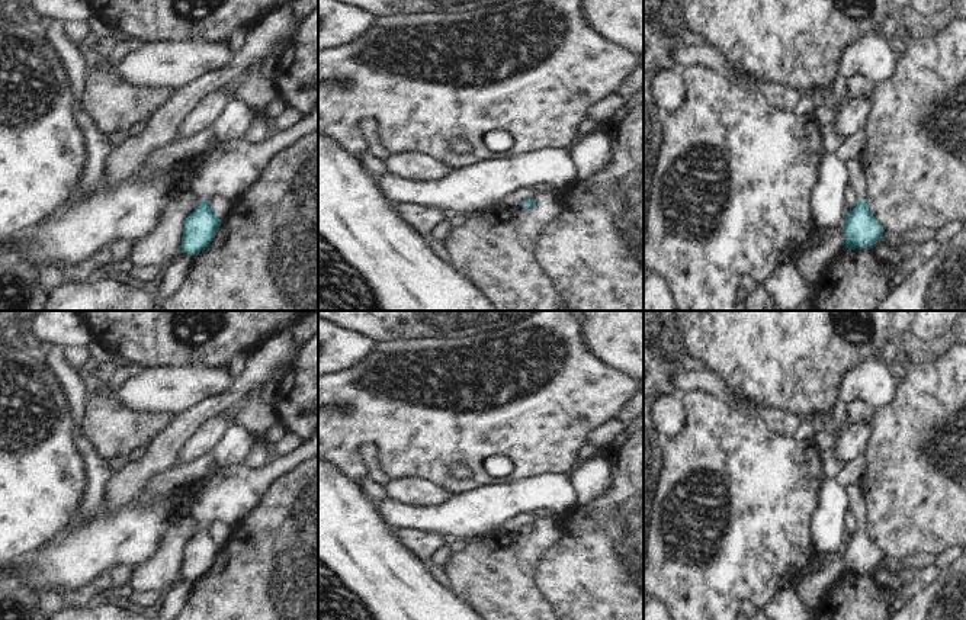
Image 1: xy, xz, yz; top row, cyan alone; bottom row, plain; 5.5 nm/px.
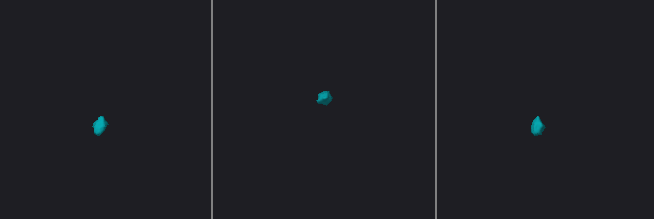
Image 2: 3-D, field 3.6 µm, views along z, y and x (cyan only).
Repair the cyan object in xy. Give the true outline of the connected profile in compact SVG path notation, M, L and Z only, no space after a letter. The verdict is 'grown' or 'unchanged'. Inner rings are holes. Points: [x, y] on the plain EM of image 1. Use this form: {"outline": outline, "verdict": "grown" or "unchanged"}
{"outline": "M318 427L296 449L276 456L264 466L251 468L245 463L219 466L193 494L196 505L192 515L202 527L184 546L182 576L196 582L214 566L222 549L209 527L214 521L237 526L254 511L275 482L315 454L318 454Z", "verdict": "grown"}

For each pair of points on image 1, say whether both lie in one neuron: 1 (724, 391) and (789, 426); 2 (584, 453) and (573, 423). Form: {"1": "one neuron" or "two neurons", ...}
{"1": "one neuron", "2": "two neurons"}

